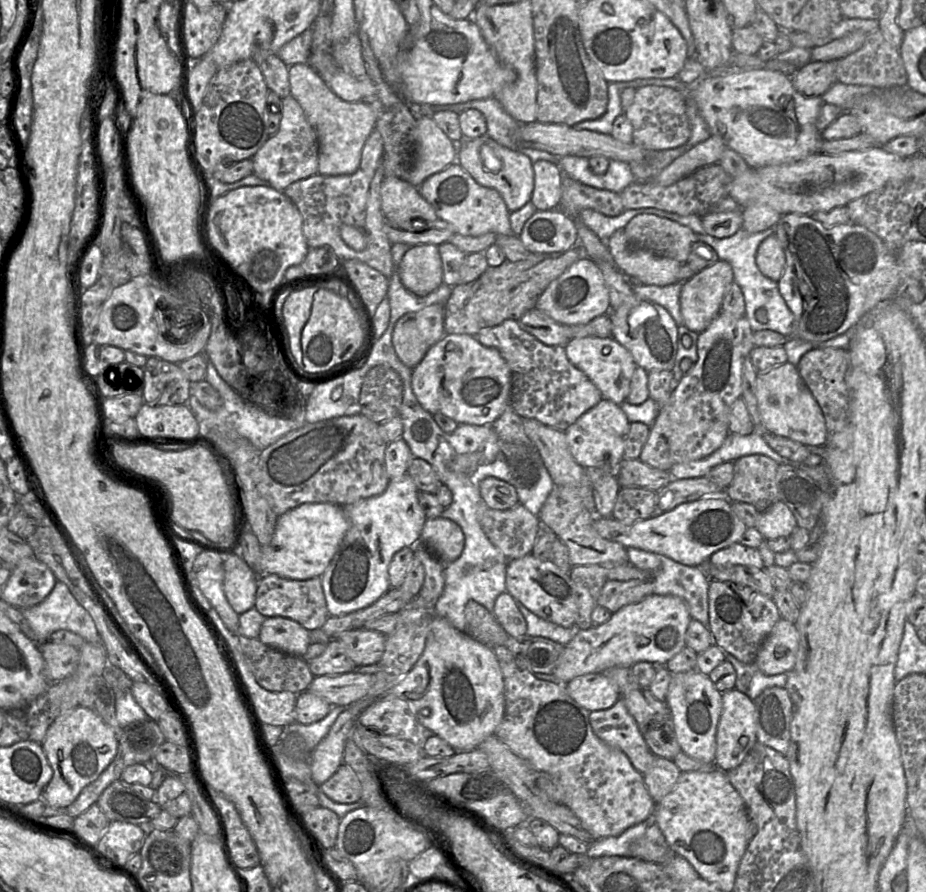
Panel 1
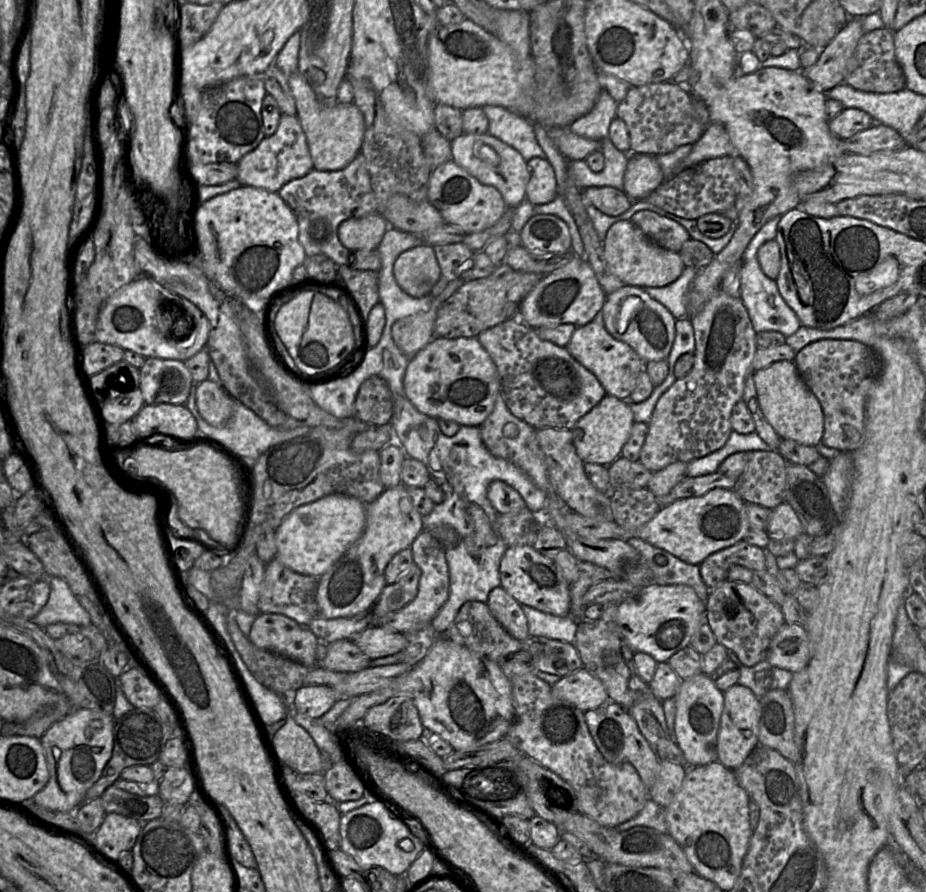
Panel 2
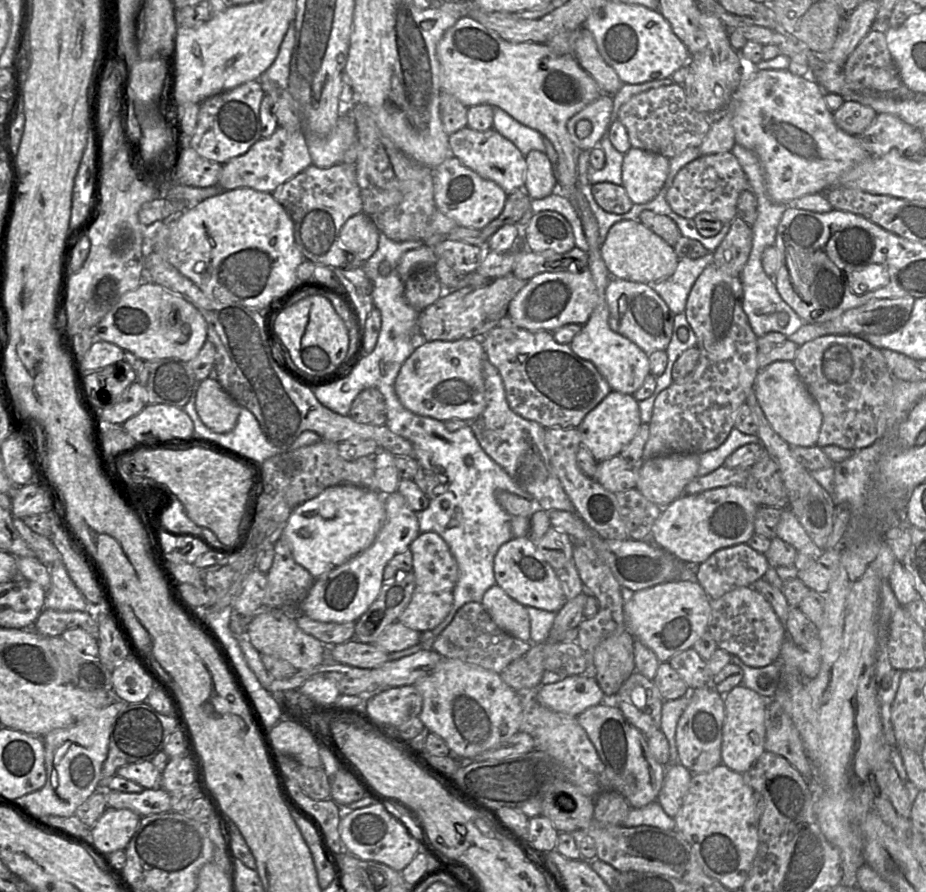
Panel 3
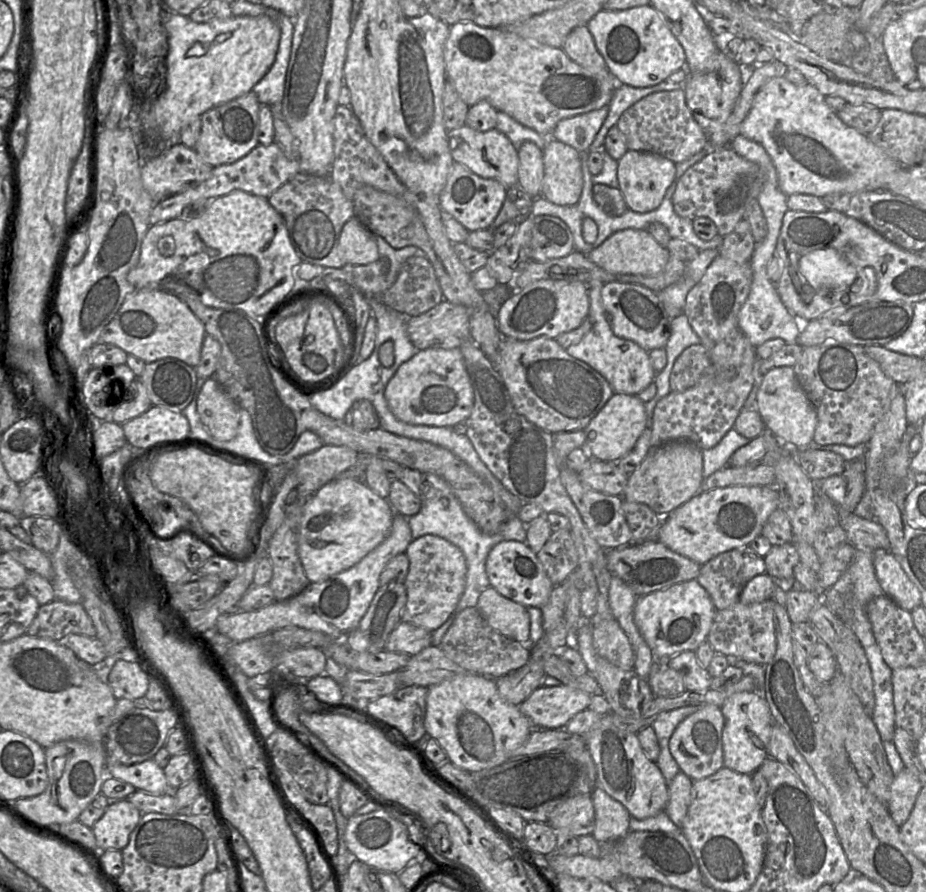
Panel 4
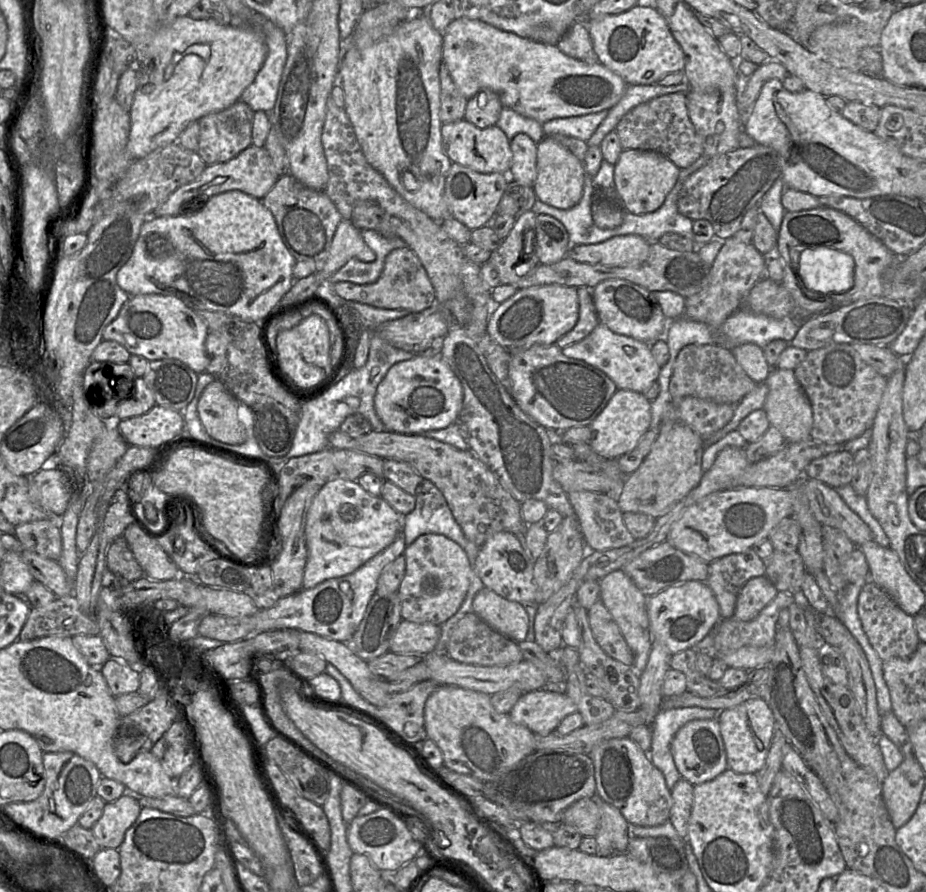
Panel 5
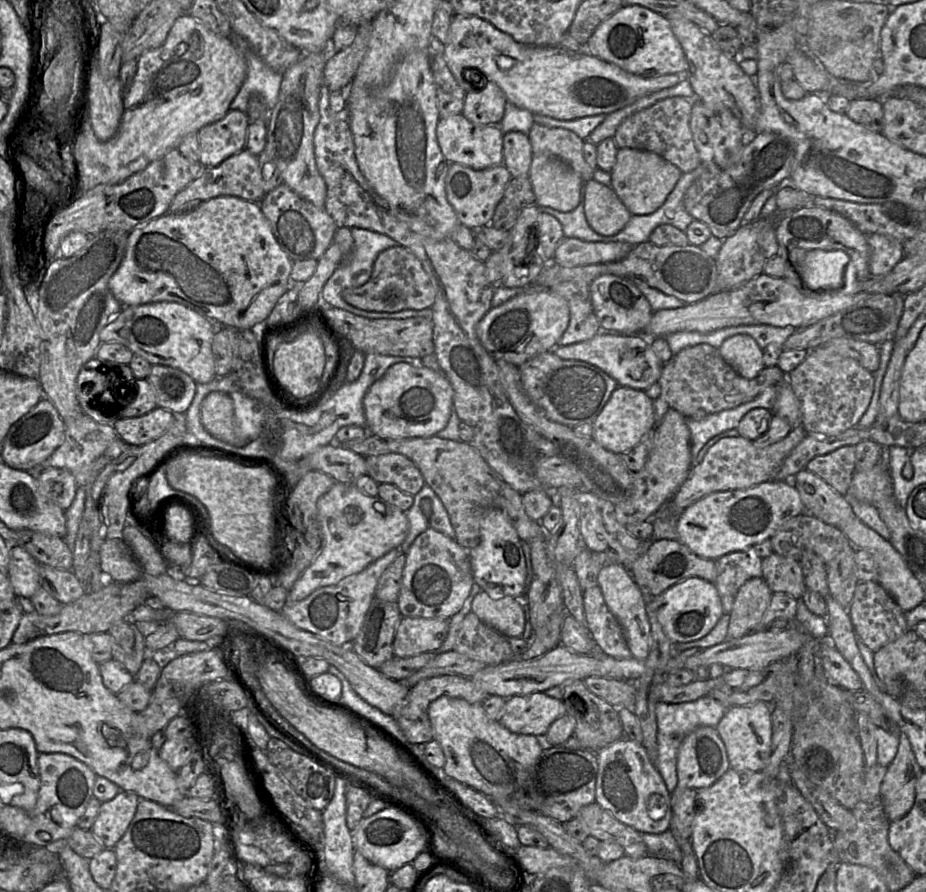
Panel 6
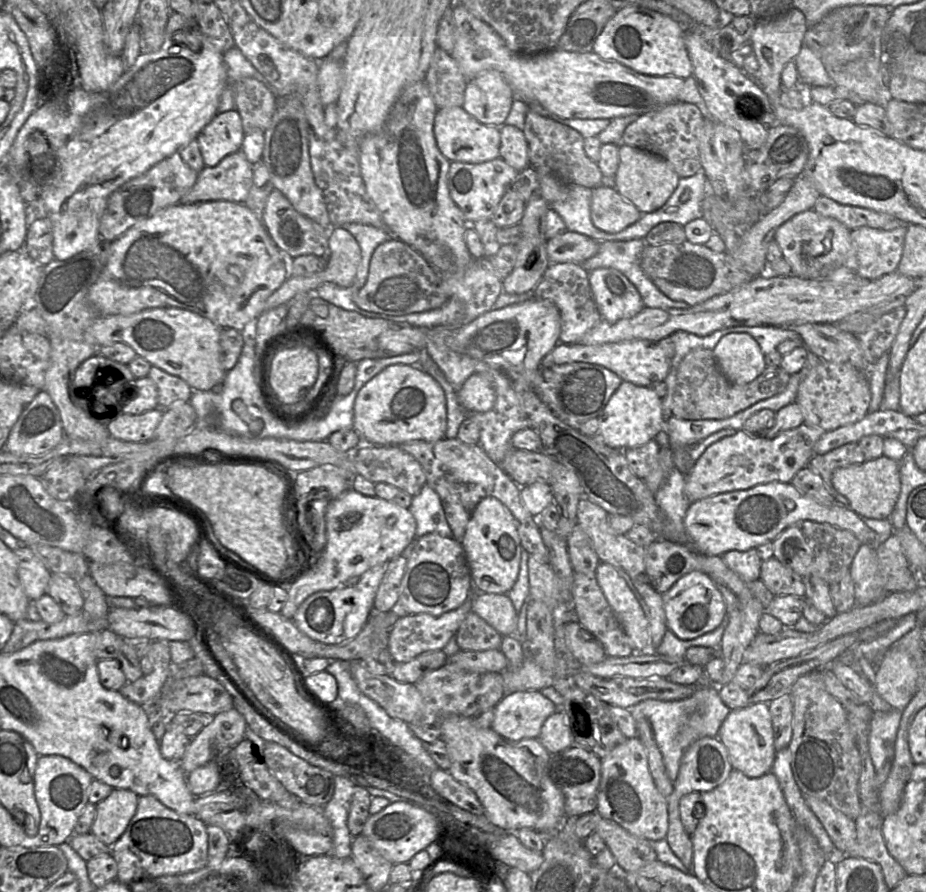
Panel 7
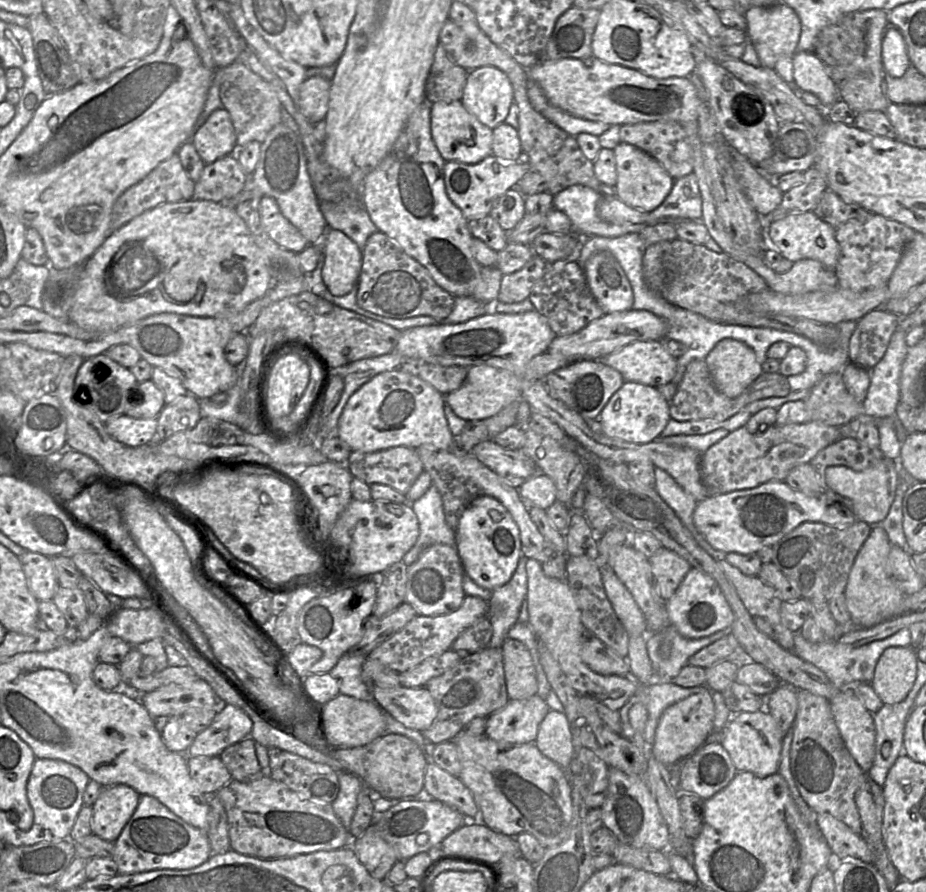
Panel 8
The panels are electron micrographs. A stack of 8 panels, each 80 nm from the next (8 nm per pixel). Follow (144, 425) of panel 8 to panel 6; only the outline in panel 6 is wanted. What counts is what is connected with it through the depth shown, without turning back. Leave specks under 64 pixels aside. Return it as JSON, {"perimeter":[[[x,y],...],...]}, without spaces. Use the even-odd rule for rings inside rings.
{"perimeter":[[[162,407],[137,417],[119,418],[114,424],[118,436],[129,445],[143,445],[165,433],[174,422],[174,413]]]}

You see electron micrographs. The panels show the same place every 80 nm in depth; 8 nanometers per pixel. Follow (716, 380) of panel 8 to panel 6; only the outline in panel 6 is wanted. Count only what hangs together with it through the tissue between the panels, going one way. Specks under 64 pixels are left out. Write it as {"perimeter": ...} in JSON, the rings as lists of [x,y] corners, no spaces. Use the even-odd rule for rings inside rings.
{"perimeter":[[[750,335],[731,336],[723,341],[718,350],[725,362],[744,378],[755,378],[765,367],[763,349]]]}

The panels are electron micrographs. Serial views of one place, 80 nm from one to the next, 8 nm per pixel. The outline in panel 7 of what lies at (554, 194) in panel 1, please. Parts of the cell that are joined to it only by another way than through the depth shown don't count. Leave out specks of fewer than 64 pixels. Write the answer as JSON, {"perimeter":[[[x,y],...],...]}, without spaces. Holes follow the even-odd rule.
{"perimeter":[[[503,125],[500,127],[500,134],[499,157],[518,172],[528,168],[528,144],[523,131],[511,125]]]}

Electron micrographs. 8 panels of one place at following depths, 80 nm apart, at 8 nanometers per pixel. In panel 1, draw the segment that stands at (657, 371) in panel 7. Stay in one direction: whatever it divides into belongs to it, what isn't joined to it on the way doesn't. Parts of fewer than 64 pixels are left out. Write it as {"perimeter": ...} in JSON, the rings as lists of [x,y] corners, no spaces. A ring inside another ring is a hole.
{"perimeter":[[[610,336],[573,338],[564,347],[568,360],[591,380],[604,399],[618,405],[626,401],[631,378],[637,365],[624,346]]]}

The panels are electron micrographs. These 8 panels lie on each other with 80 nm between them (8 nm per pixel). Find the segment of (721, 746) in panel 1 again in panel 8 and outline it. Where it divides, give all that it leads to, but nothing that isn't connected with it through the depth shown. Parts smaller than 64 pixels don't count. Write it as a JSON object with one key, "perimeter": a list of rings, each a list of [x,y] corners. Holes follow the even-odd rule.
{"perimeter":[[[765,708],[756,712],[740,712],[731,716],[724,728],[721,745],[728,752],[738,772],[751,772],[758,777],[778,773],[783,735]]]}

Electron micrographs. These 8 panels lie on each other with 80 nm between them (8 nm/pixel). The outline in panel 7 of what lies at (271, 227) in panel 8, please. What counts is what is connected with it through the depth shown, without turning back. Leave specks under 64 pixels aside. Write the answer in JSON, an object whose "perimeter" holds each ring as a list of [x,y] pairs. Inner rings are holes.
{"perimeter":[[[277,189],[268,196],[262,214],[262,222],[274,243],[284,254],[291,258],[313,254],[327,258],[329,228],[325,228],[312,219],[297,212],[290,201]]]}

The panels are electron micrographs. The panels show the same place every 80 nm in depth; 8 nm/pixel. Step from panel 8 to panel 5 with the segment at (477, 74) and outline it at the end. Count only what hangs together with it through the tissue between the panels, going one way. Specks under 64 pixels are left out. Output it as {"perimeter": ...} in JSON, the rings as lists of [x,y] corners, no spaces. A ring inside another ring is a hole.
{"perimeter":[[[482,89],[467,100],[464,119],[478,128],[487,128],[496,125],[502,109],[498,94]]]}

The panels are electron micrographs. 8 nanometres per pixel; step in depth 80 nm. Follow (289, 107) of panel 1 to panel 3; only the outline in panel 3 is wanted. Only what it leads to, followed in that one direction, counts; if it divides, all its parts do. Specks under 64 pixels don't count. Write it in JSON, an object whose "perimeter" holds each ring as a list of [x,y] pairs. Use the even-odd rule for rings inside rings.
{"perimeter":[[[277,127],[269,138],[260,138],[245,154],[222,165],[218,185],[225,191],[251,188],[273,193],[275,189],[307,169],[312,160],[305,140],[304,130],[289,131]]]}

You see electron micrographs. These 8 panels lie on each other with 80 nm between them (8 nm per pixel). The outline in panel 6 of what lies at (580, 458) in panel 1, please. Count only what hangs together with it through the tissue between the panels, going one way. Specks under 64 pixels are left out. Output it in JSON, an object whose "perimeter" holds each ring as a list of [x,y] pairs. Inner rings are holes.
{"perimeter":[[[618,386],[593,421],[592,438],[604,449],[623,454],[635,447],[655,426],[654,400],[645,391]]]}

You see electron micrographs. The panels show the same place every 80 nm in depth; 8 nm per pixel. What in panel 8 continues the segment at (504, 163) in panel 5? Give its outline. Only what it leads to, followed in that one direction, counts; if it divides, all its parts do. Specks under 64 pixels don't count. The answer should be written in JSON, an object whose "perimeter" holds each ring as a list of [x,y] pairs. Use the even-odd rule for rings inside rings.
{"perimeter":[[[439,101],[431,104],[431,136],[445,161],[476,164],[492,154],[493,129],[481,123],[462,104],[462,101]]]}

